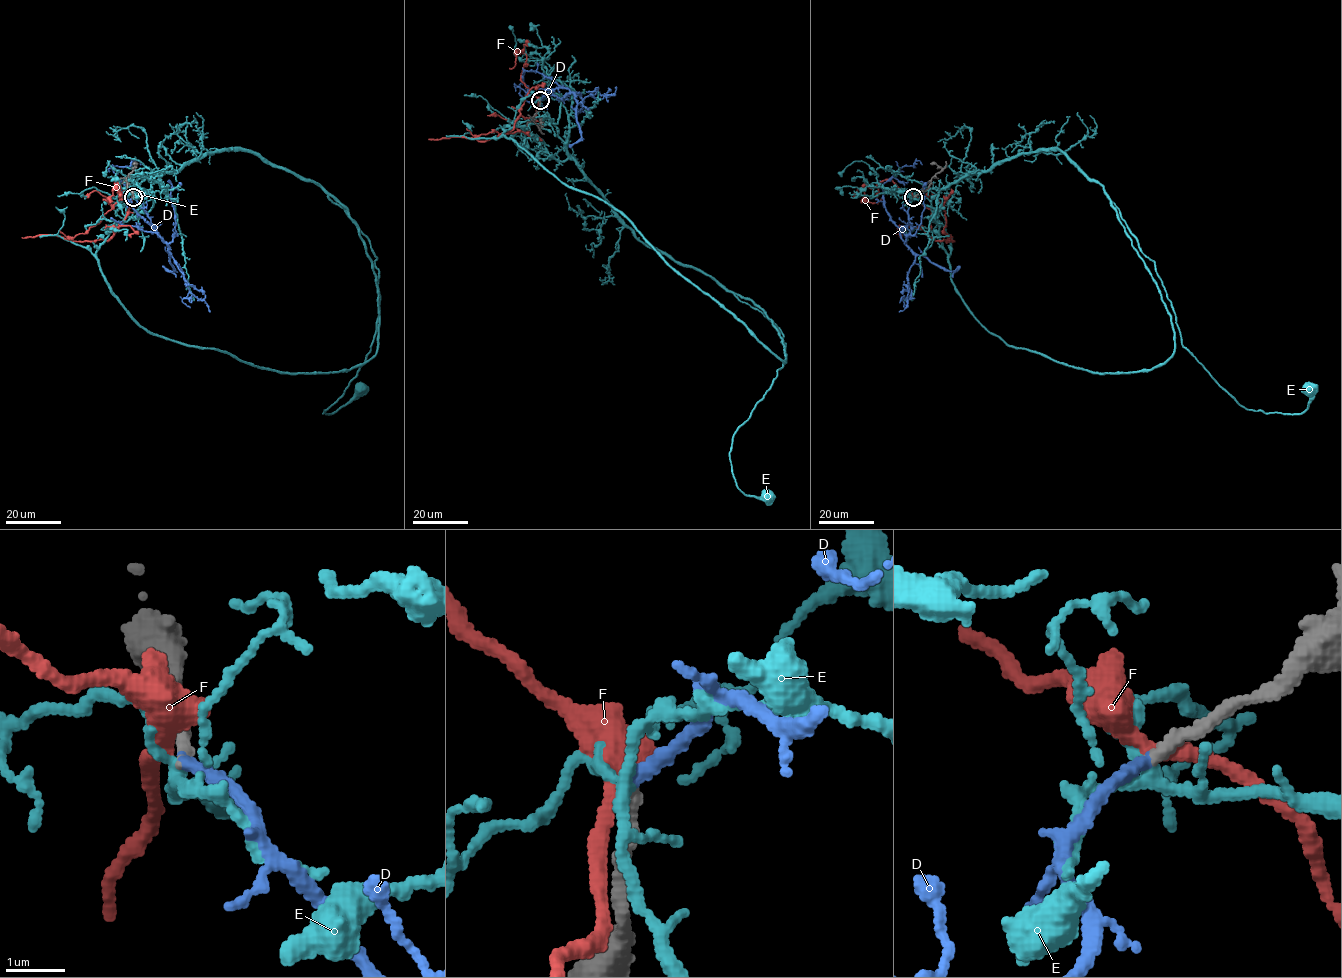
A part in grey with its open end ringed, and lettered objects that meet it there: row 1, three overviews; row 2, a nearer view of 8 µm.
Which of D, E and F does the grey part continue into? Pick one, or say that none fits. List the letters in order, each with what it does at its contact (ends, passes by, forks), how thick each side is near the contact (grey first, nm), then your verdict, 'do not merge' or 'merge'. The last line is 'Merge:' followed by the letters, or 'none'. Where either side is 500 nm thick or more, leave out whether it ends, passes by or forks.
D: it ends | 220/220 nm | merge
E: it forks | 220/190 nm | do not merge
F: it passes by | 240/320 nm | do not merge
Merge: D

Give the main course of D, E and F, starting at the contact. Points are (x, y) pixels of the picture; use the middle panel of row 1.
D: (540, 100), (550, 96), (562, 98), (570, 91), (540, 73), (524, 71), (519, 94), (547, 109)
E: (539, 100), (632, 233), (708, 274), (783, 335), (786, 361), (729, 453), (736, 486), (766, 494)
F: (539, 101), (534, 118), (521, 115), (511, 130), (478, 141), (481, 134), (518, 130), (502, 117), (487, 115)

